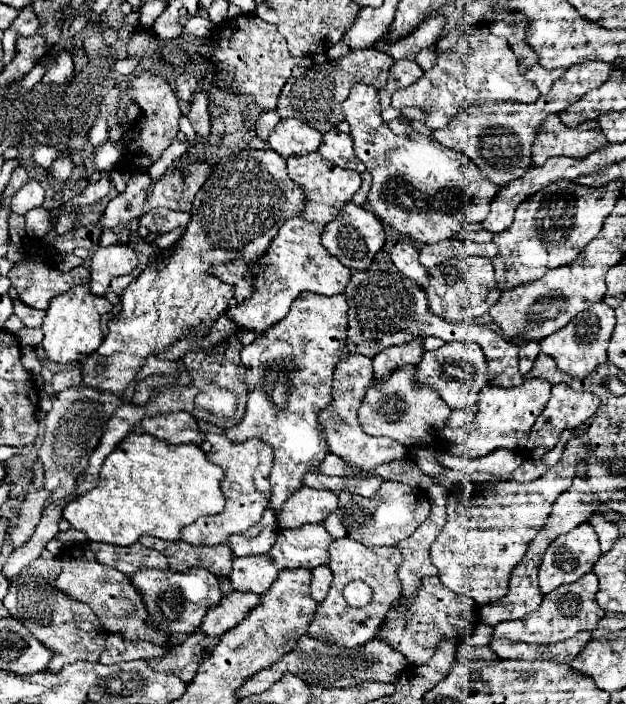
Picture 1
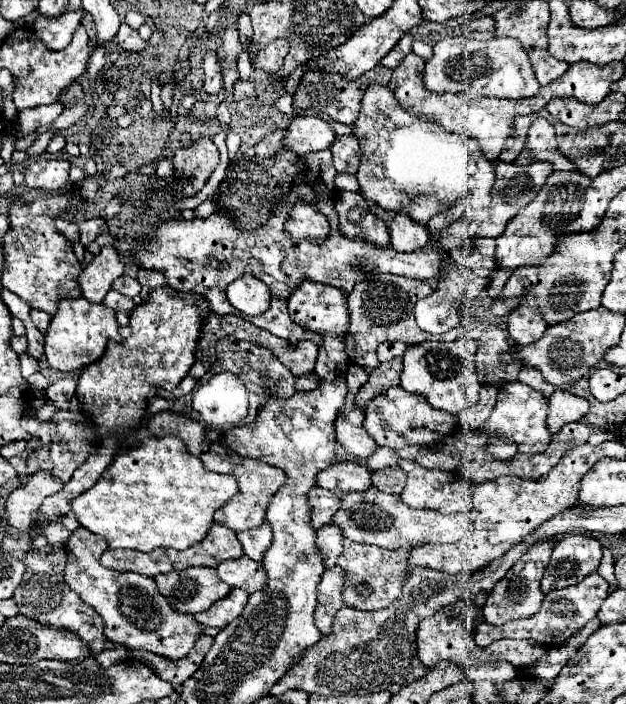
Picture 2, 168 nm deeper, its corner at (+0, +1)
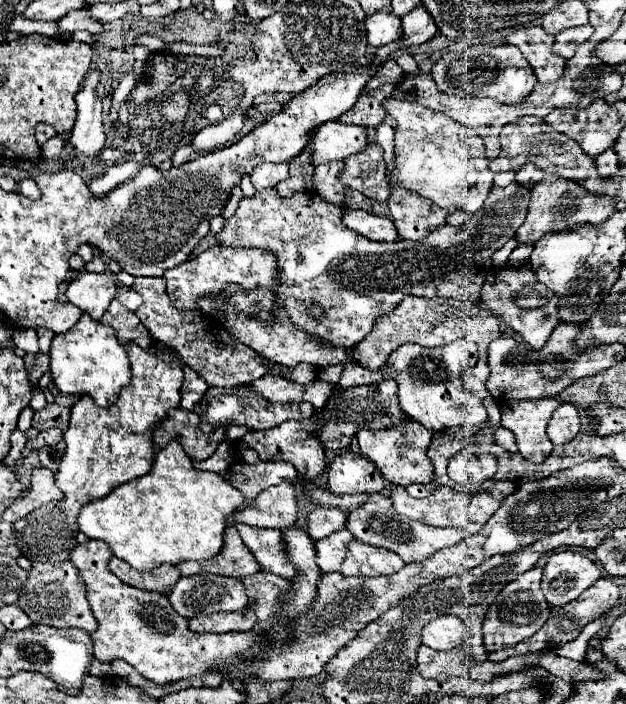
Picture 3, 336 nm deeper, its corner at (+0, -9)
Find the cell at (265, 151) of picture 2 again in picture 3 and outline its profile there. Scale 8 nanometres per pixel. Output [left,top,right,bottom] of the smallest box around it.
[250,163,288,191]

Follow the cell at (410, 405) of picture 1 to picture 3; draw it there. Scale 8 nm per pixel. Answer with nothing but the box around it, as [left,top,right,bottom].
[356,417,434,487]

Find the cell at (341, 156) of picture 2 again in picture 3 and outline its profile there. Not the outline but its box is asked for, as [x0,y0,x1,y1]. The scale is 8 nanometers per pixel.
[338,141,390,201]

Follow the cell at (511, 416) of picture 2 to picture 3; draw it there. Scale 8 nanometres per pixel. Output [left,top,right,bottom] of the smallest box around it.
[502,399,556,463]

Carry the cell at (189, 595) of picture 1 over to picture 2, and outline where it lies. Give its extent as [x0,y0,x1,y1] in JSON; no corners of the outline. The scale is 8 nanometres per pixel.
[156,567,232,613]

